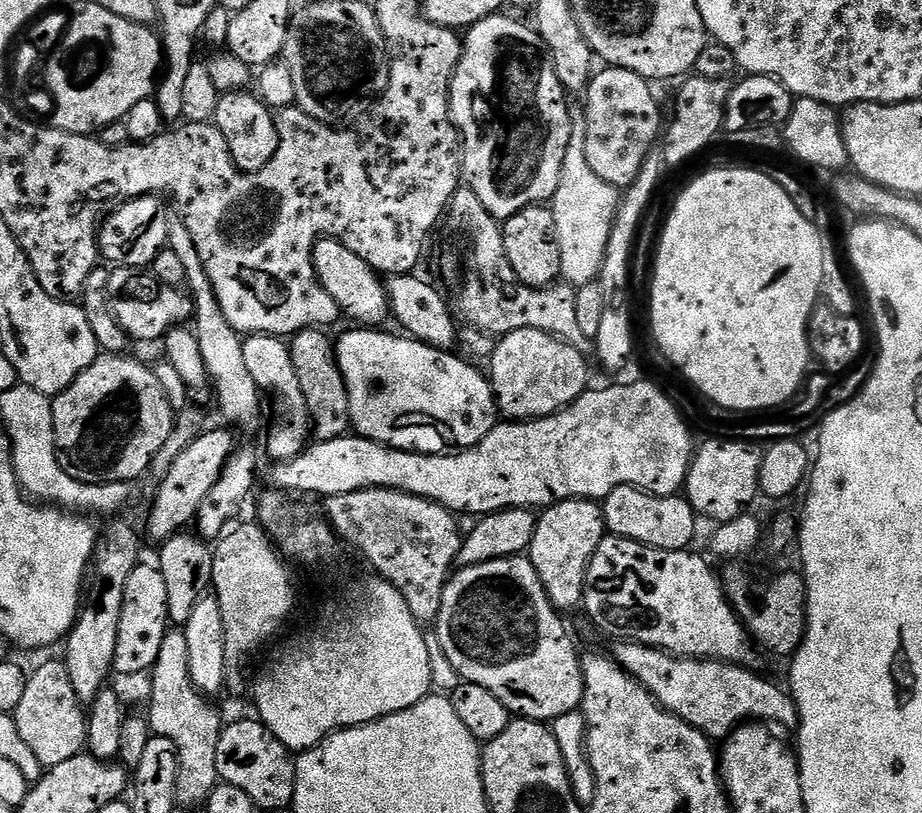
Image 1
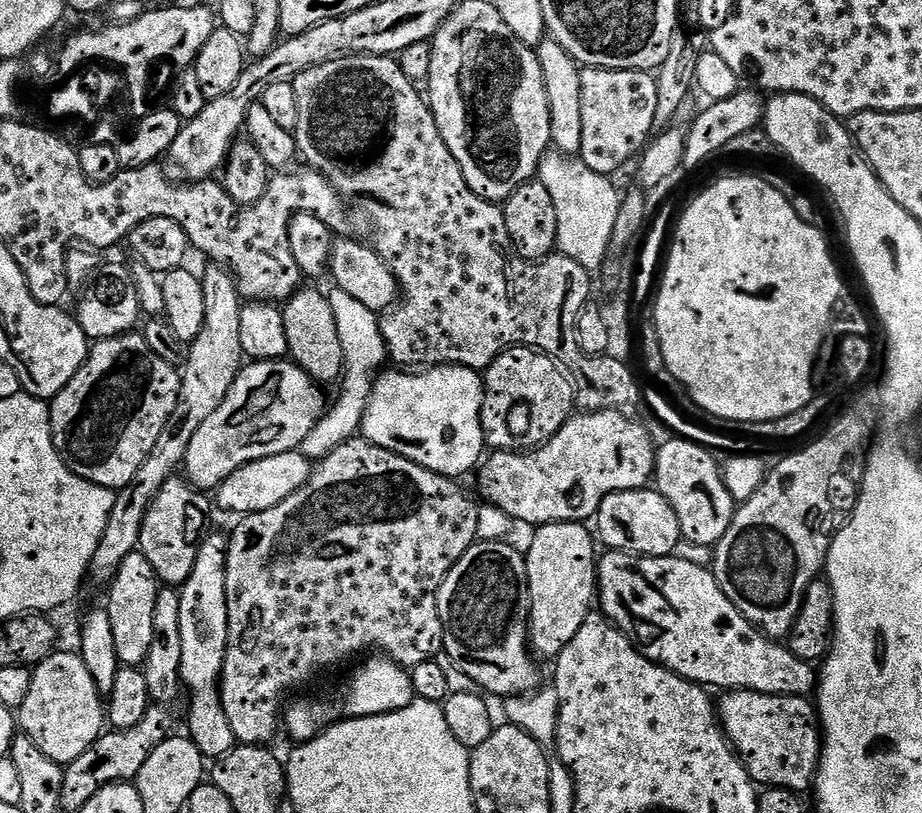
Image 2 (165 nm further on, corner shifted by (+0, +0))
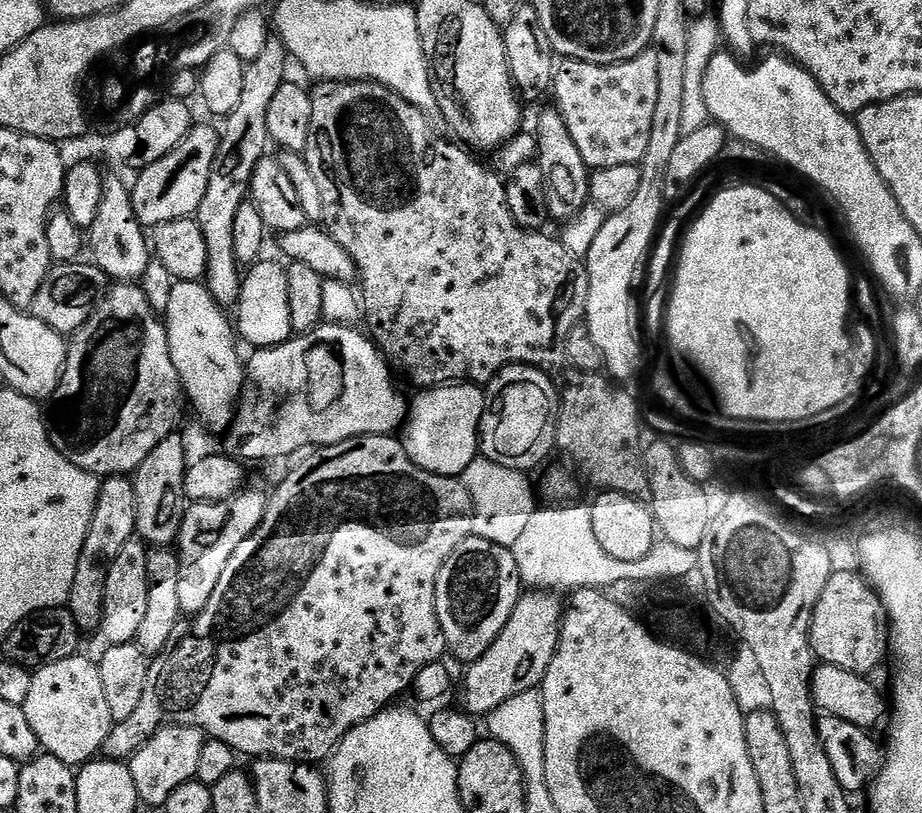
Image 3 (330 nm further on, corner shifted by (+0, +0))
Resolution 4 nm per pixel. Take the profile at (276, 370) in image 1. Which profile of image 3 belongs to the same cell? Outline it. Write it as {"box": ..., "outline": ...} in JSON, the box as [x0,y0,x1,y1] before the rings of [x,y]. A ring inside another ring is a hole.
{"box":[234,258,294,350],"outline":[[[261,258],[243,273],[240,281],[240,300],[234,309],[234,328],[239,339],[243,343],[245,340],[246,343],[253,344],[251,347],[256,350],[284,344],[294,335],[288,269],[283,263],[280,264]]]}

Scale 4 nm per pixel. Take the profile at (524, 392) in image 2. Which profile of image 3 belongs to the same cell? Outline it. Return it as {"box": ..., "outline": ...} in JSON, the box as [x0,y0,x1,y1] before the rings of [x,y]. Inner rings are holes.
{"box":[479,364,561,470],"outline":[[[509,364],[500,369],[486,385],[486,403],[480,419],[479,451],[483,459],[493,460],[507,468],[529,470],[536,468],[556,448],[556,431],[560,422],[561,393],[549,373],[530,364]]]}

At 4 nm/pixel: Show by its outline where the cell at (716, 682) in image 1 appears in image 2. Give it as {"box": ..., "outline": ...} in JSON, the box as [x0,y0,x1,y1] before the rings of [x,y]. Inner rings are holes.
{"box":[718,688,822,794],"outline":[[[737,688],[723,693],[718,700],[720,727],[723,728],[729,744],[736,750],[744,767],[748,769],[752,783],[769,788],[789,788],[797,794],[813,787],[816,772],[820,769],[820,750],[822,747],[822,729],[818,708],[807,696],[779,696],[762,694],[754,690]]]}

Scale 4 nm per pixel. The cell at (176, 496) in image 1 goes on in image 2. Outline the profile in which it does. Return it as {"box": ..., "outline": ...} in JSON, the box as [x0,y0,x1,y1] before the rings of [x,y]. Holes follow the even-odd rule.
{"box":[183,359,326,490],"outline":[[[291,359],[252,360],[245,363],[234,386],[230,386],[230,394],[226,394],[222,406],[218,406],[218,410],[214,410],[214,414],[210,414],[210,418],[198,426],[198,434],[190,438],[190,450],[183,466],[187,481],[197,490],[215,490],[223,480],[230,478],[230,474],[234,474],[234,470],[250,462],[297,451],[306,434],[310,434],[320,417],[325,415],[326,403],[320,390],[321,385]]]}

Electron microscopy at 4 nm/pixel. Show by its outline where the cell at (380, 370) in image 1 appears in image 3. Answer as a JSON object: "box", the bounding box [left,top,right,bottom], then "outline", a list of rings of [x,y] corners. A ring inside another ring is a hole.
{"box":[406,382,485,477],"outline":[[[453,382],[447,386],[421,391],[419,394],[421,396],[416,401],[411,401],[406,417],[408,457],[427,472],[459,477],[478,456],[485,393],[471,382]]]}

